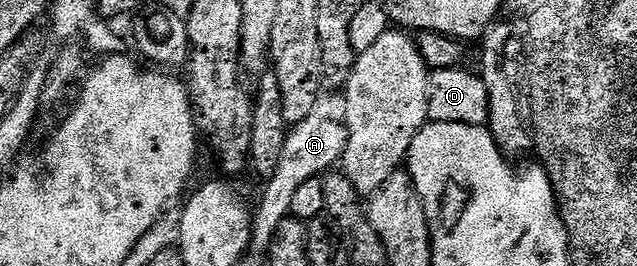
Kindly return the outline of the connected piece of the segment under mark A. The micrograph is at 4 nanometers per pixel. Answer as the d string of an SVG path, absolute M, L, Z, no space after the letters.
M342 94L326 95L319 95L318 101L312 106L312 112L289 129L280 164L275 173L265 181L266 189L262 192L262 201L259 202L258 209L254 208L252 212L254 248L269 249L276 226L280 226L280 222L290 216L292 197L301 184L330 172L341 161L347 142L346 97Z

